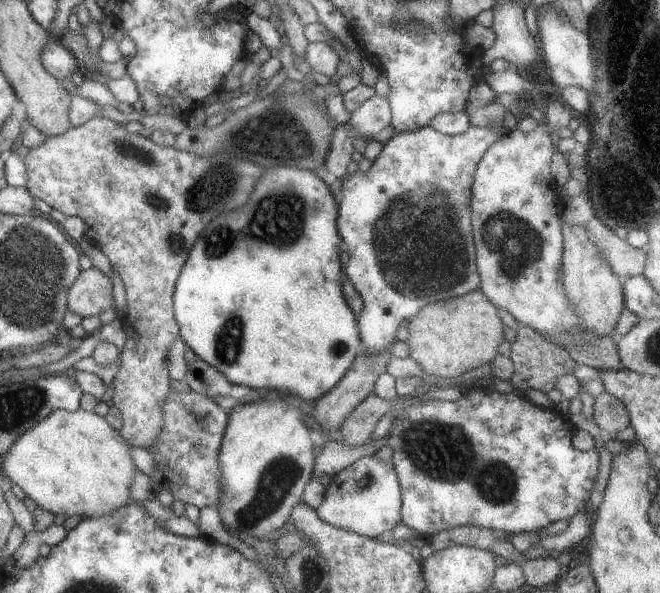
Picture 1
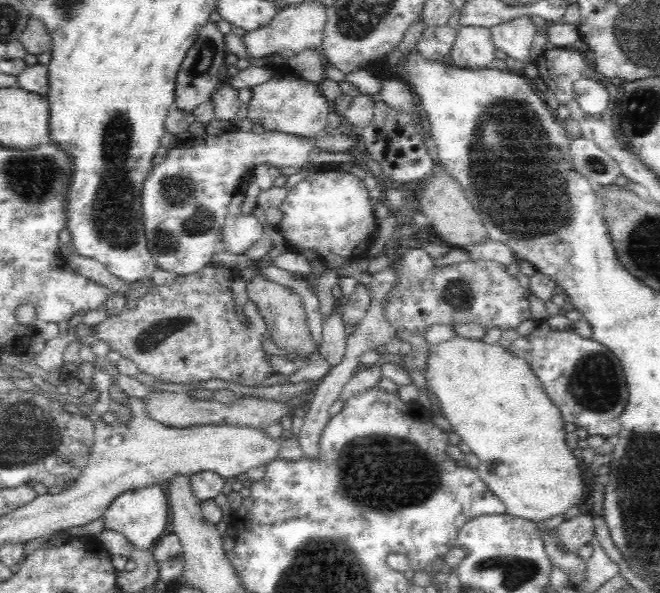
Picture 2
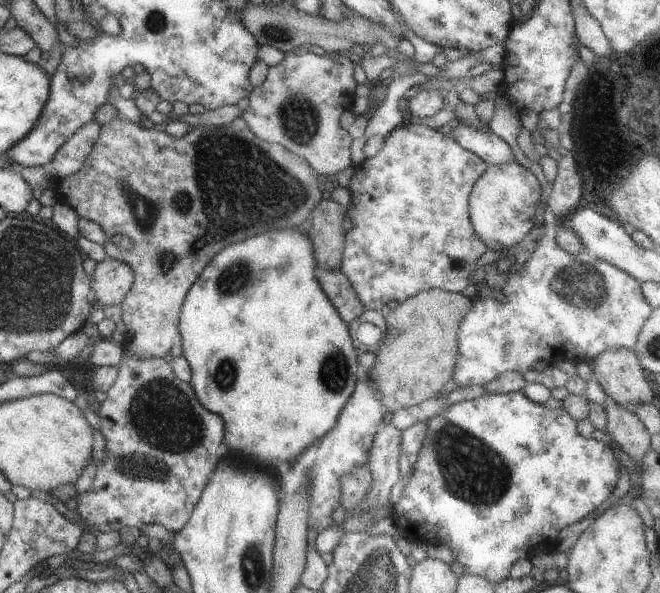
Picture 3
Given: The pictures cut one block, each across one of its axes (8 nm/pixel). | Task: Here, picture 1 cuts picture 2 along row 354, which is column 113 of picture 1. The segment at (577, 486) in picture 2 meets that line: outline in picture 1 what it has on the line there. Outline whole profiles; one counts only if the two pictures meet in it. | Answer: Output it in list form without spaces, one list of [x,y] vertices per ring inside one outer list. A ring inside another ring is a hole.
[[[81,408],[75,411],[58,409],[15,440],[8,452],[2,455],[2,472],[10,478],[11,484],[17,484],[26,497],[48,512],[75,519],[100,519],[126,507],[133,500],[130,486],[138,469],[130,455],[131,447],[119,431],[97,413]]]

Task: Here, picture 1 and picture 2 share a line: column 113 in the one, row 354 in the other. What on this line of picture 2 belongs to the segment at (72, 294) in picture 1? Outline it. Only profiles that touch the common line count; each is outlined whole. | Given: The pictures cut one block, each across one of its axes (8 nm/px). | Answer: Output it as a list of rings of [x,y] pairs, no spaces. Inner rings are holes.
[[[254,269],[253,274],[254,278],[247,282],[247,296],[257,306],[260,316],[264,318],[273,343],[284,352],[295,352],[307,356],[312,354],[317,345],[312,341],[300,296],[287,287],[268,281],[258,269]]]

